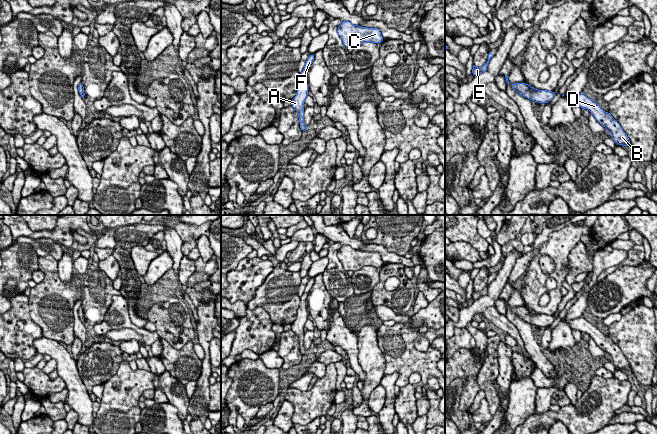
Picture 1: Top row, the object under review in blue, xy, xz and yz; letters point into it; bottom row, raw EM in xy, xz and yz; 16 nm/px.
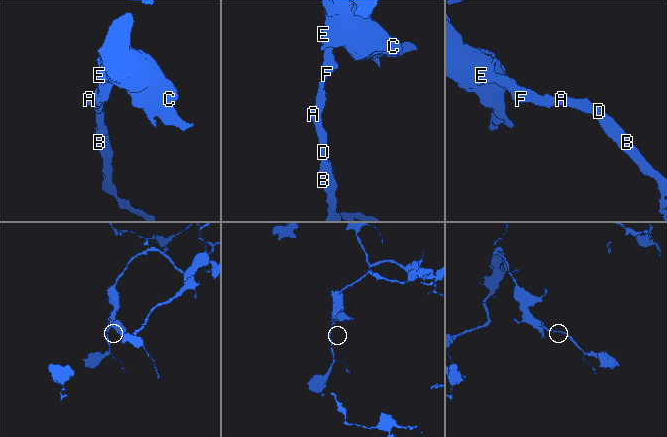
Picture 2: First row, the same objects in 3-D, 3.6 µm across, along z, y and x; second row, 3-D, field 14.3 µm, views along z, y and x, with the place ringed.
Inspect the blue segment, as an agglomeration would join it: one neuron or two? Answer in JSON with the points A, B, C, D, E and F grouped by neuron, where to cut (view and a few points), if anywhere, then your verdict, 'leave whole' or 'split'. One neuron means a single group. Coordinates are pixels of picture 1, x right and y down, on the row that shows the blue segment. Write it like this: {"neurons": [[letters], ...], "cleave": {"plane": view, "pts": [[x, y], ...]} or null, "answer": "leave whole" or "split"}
{"neurons": [["A", "B", "C", "D", "E", "F"]], "cleave": null, "answer": "leave whole"}

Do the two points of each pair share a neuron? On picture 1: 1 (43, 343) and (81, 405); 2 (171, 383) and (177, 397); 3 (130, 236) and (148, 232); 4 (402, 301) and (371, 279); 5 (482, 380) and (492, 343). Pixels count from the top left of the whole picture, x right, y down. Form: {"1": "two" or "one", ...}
{"1": "one", "2": "one", "3": "one", "4": "two", "5": "one"}

